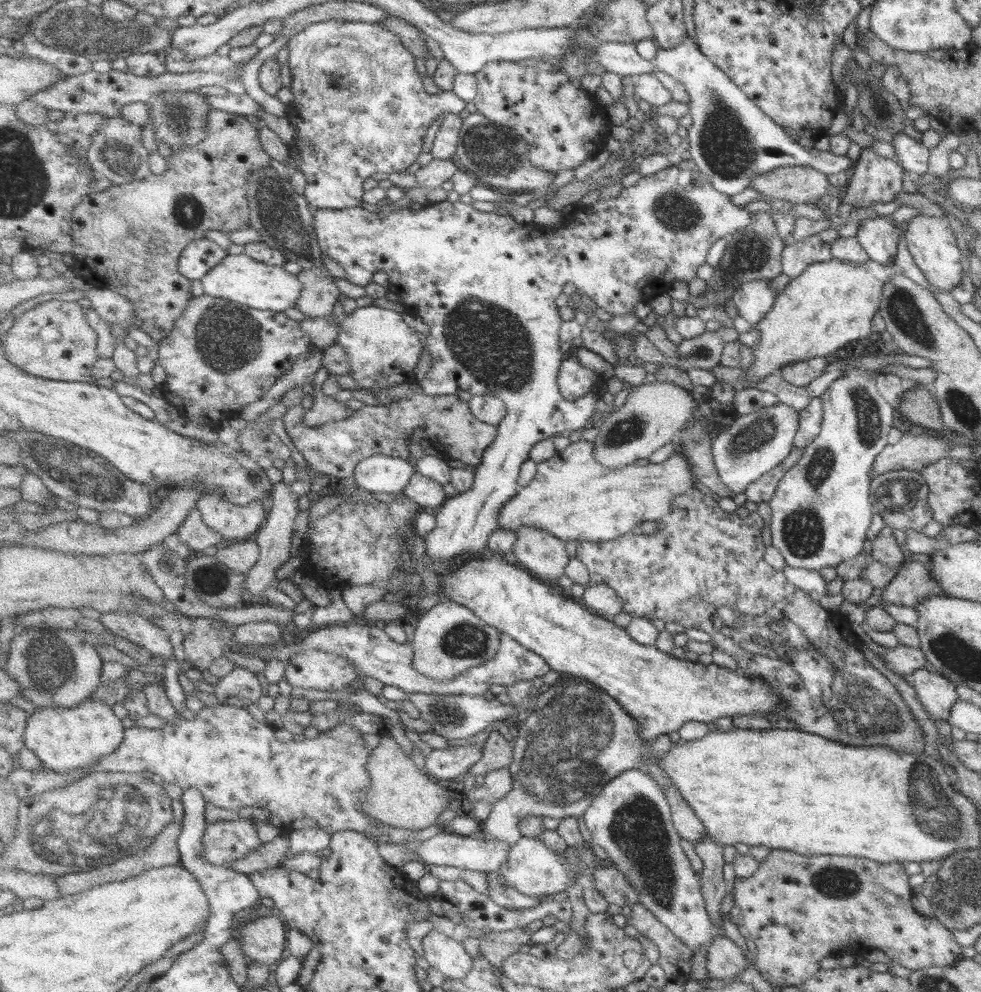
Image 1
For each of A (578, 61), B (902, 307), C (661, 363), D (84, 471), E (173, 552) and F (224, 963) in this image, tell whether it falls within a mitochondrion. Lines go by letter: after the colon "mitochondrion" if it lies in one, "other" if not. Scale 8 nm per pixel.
A: mitochondrion
B: mitochondrion
C: other
D: mitochondrion
E: other
F: other

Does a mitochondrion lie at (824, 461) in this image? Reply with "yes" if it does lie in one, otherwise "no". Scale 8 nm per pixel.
yes

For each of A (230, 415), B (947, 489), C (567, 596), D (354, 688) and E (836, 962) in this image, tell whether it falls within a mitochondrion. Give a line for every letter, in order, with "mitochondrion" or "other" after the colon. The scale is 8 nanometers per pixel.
A: other
B: mitochondrion
C: other
D: other
E: other

